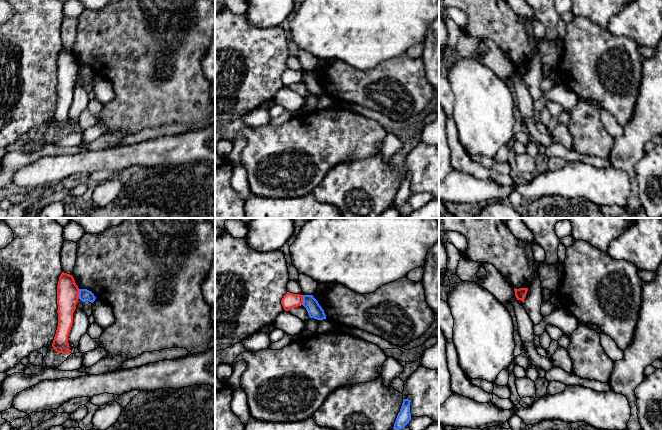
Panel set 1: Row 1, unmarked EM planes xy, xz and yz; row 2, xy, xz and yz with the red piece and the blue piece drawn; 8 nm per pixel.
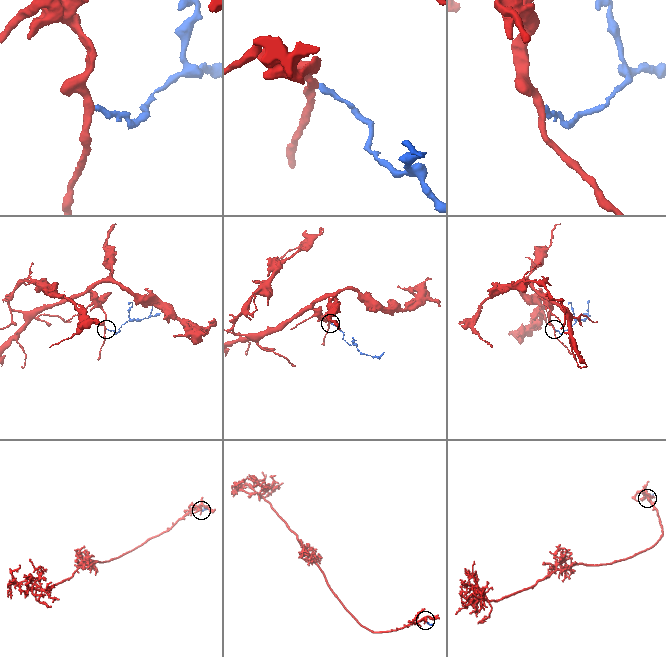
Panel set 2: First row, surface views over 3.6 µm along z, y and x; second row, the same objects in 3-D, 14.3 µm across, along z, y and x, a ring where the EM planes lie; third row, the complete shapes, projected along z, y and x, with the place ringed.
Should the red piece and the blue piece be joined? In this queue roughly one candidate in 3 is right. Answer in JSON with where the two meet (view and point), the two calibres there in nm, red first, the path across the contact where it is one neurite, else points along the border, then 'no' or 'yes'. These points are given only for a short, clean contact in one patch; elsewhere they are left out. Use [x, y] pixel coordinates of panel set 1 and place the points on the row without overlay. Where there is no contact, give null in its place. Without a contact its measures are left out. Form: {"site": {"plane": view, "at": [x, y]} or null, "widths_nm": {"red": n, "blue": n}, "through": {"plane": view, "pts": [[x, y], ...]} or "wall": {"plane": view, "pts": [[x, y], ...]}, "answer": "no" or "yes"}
{"site": {"plane": "xy", "at": [78, 70]}, "widths_nm": {"red": 180, "blue": 100}, "answer": "no"}

